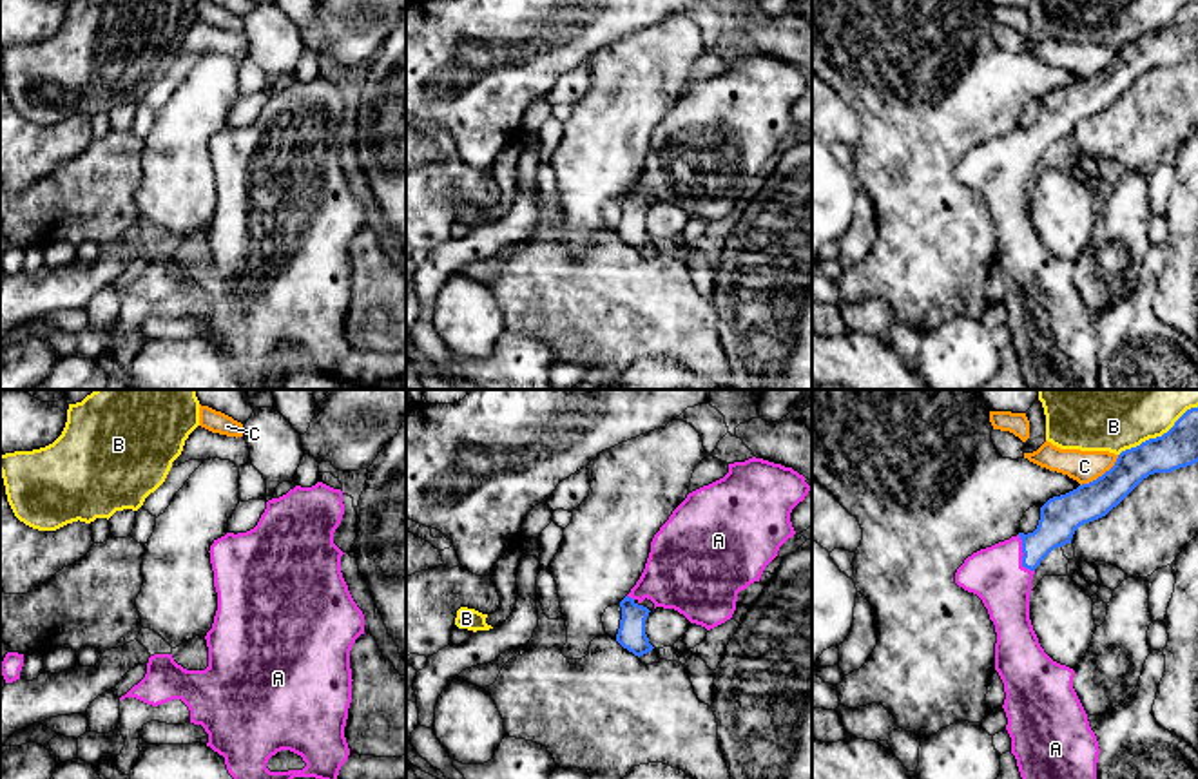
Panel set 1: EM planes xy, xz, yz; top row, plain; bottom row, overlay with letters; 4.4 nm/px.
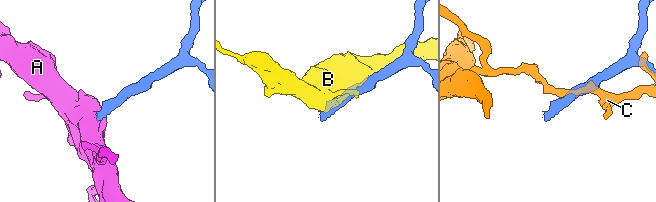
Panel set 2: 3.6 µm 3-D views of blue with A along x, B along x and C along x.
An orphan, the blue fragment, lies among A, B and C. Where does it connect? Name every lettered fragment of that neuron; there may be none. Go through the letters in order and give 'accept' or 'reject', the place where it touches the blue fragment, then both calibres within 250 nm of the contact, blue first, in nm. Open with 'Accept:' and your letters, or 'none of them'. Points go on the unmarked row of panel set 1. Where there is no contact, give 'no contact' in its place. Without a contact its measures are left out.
Accept: A
A: accept; contact yz (1024, 149); calibres 180 and 240 nm
B: reject; contact yz (1157, 31); calibres 180 and 200 nm
C: reject; contact yz (1102, 69); calibres 180 and 140 nm

